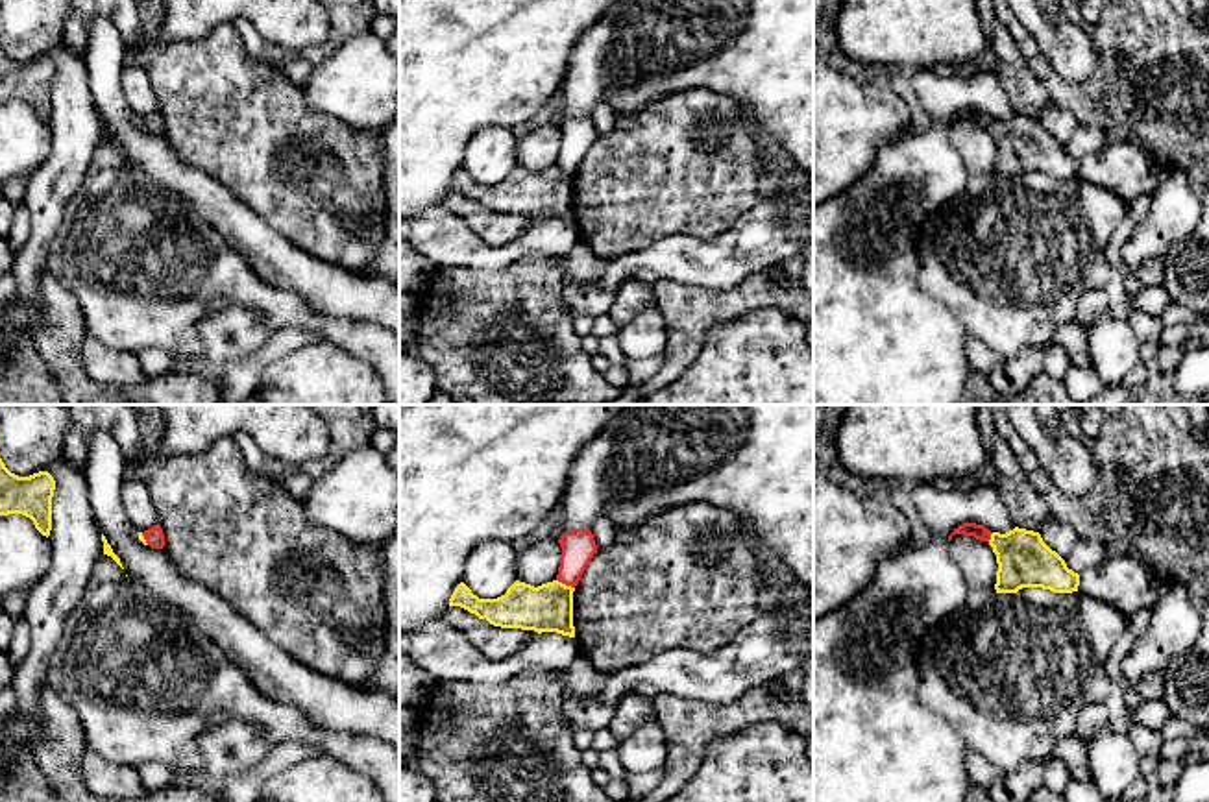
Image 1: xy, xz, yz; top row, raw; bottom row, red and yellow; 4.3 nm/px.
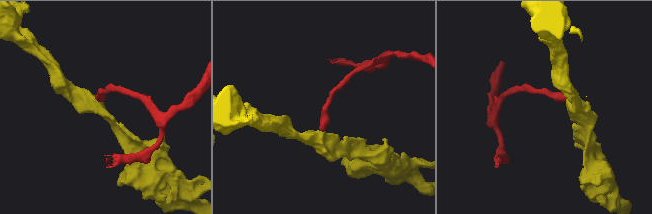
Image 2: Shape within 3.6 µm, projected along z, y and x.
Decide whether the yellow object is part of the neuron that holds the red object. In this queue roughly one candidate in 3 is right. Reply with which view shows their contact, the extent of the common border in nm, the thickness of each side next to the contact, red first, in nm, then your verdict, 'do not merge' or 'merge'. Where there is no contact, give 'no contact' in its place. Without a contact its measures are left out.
xz | 90 nm | 140/200 nm | do not merge

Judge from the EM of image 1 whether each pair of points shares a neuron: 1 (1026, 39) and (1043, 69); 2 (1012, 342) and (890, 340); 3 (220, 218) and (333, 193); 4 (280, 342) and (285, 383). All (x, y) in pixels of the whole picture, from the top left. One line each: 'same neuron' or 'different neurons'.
1: same neuron
2: different neurons
3: different neurons
4: different neurons

